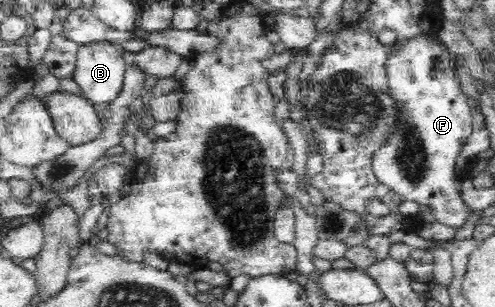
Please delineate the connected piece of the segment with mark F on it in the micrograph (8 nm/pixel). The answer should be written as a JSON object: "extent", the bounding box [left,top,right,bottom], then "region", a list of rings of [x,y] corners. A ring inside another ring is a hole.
{"extent":[375,38,471,229],"region":[[[425,38],[413,39],[411,42],[405,43],[404,45],[397,44],[388,60],[387,68],[393,97],[395,100],[399,100],[398,107],[403,108],[403,120],[399,120],[398,127],[395,127],[394,134],[390,136],[391,144],[387,144],[385,148],[379,150],[379,152],[375,154],[375,175],[377,175],[381,183],[385,184],[389,189],[401,196],[403,201],[416,201],[421,206],[428,205],[432,207],[432,219],[449,228],[459,229],[467,221],[468,208],[462,201],[460,183],[456,183],[454,161],[459,155],[459,150],[463,147],[464,141],[467,140],[469,125],[471,124],[471,119],[469,118],[471,116],[471,111],[467,110],[467,99],[463,98],[463,95],[460,94],[462,91],[461,87],[459,87],[460,83],[458,77],[453,75],[453,71],[451,71],[451,67],[449,67],[449,57],[441,51],[439,43],[431,43],[431,39]]]}

